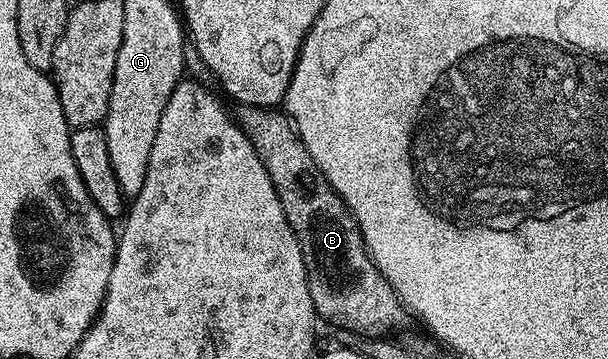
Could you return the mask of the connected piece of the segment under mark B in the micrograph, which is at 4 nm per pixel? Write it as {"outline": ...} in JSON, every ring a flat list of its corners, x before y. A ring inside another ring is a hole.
{"outline":[[246,105,239,111,238,120,244,134,250,139,254,151,258,151,258,159,262,159,274,183,274,191,278,191,282,211,286,211,286,219,296,233,298,247,302,247,308,268,310,299,316,304,317,318,324,320,325,317,340,329,366,337,396,335,392,333,410,321,410,314,394,287,388,285,388,280,372,261,360,228,346,207,345,198,318,176,295,125,275,108]]}

